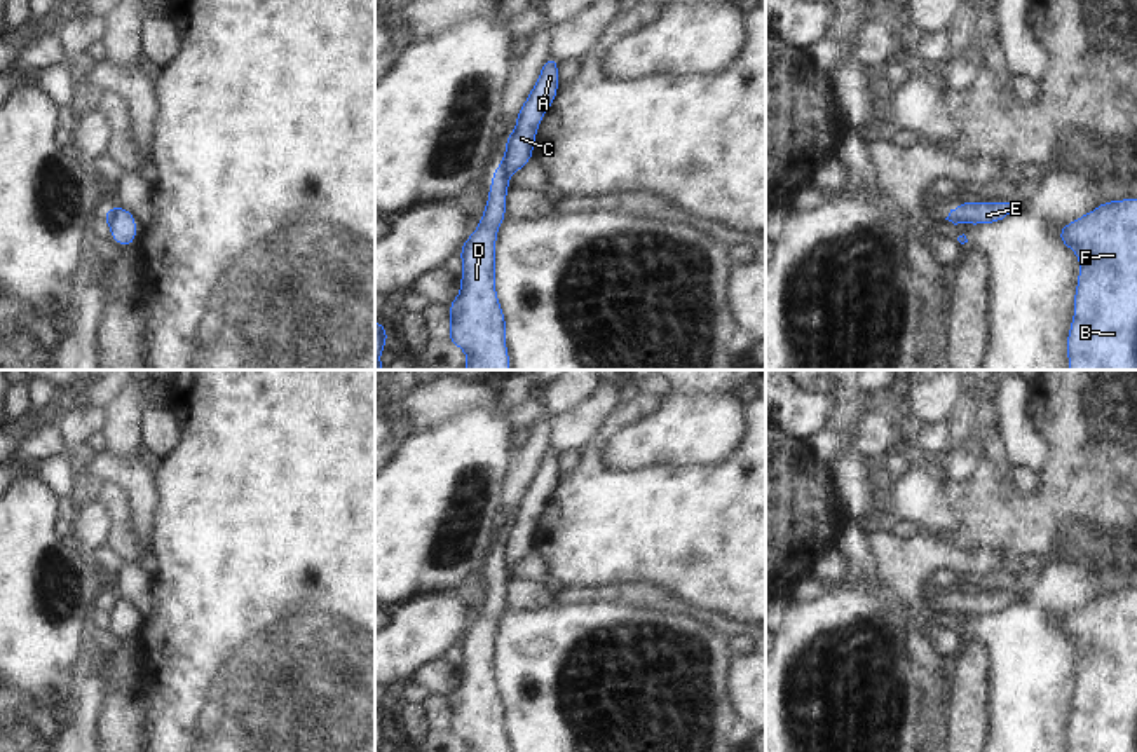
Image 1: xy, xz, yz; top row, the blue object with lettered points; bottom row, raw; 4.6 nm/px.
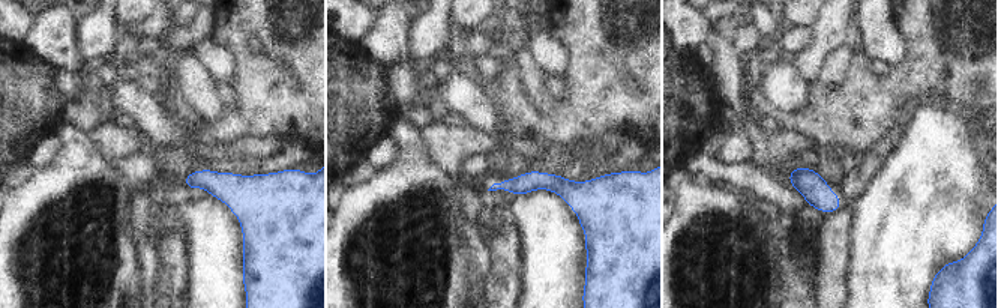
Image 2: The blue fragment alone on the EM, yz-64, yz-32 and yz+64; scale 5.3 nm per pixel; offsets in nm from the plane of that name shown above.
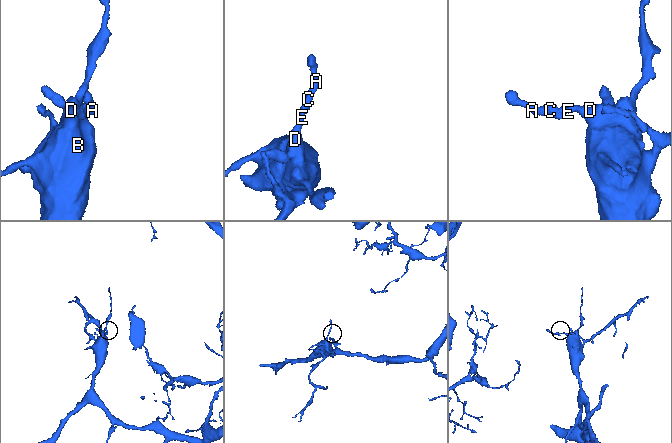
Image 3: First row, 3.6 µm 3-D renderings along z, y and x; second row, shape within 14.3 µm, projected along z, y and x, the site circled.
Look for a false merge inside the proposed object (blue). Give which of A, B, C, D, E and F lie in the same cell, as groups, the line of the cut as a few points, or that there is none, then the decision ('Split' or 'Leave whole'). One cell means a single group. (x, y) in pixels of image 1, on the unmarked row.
Groups: A C / B D E F. Split along xz (499, 557), (508, 567). Split.

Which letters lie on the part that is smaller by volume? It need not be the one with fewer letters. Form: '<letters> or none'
A, C

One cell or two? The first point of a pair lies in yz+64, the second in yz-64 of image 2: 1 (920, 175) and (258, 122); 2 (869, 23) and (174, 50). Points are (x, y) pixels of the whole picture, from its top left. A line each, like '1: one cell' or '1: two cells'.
1: two cells
2: two cells

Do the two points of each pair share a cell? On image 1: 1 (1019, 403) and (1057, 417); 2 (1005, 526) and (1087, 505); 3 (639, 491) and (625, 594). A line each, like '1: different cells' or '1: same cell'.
1: different cells
2: same cell
3: different cells

